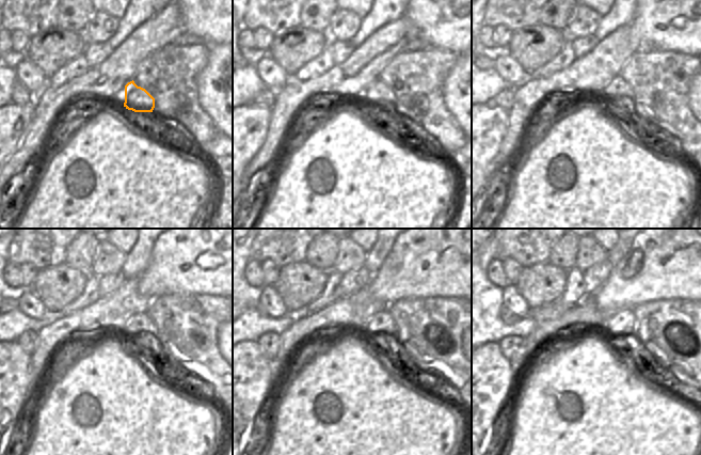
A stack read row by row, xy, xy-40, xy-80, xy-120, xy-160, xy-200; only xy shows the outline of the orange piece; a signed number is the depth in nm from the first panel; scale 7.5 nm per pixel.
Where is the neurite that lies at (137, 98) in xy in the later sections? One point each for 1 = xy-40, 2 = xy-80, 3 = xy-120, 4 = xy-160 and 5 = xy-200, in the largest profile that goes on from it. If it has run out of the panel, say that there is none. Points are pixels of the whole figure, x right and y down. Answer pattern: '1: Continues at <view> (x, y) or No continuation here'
1: Continues at xy-40 (378, 95)
2: Continues at xy-80 (618, 91)
3: Continues at xy-120 (140, 325)
4: Continues at xy-160 (382, 323)
5: Continues at xy-200 (622, 322).

